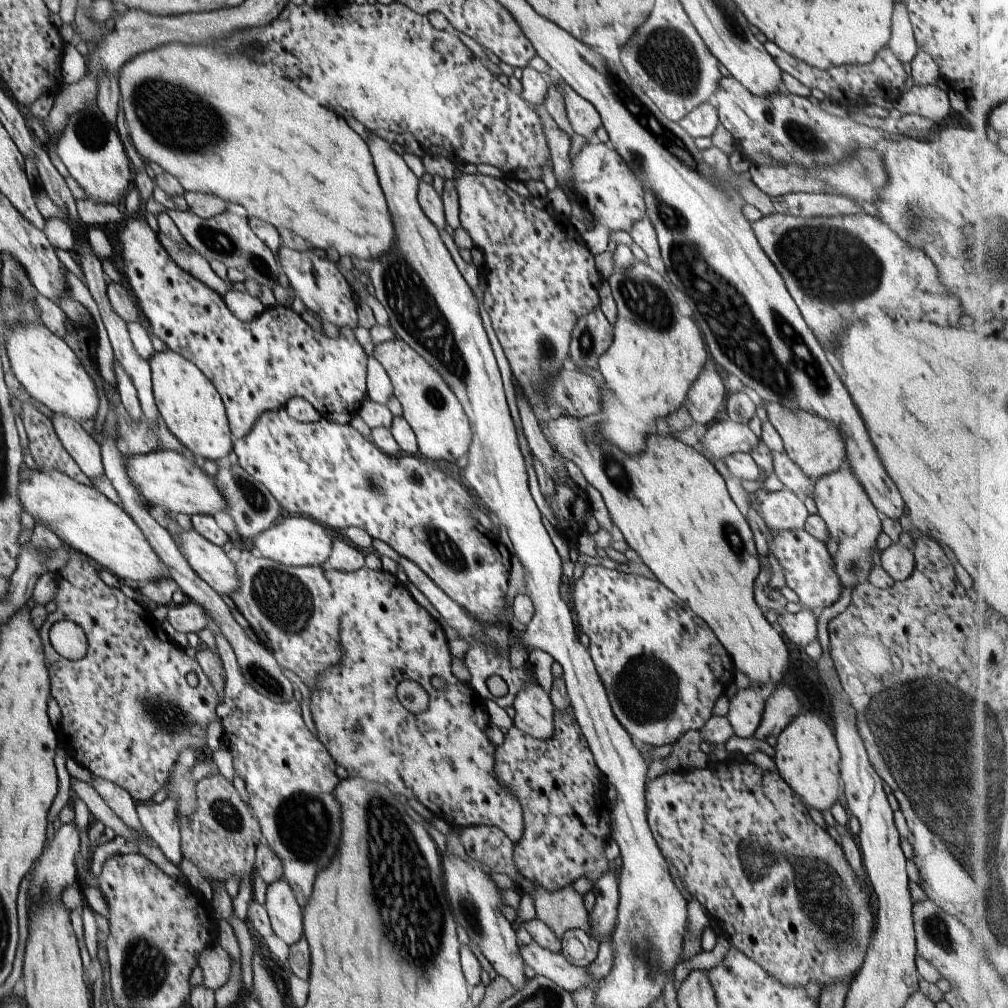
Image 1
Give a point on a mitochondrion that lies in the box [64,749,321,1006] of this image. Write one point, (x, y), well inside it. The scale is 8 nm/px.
(145, 967)

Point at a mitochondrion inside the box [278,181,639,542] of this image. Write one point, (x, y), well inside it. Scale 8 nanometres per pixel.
(416, 312)

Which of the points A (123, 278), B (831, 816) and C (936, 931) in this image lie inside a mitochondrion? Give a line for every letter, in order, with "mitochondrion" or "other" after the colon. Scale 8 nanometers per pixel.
A: other
B: other
C: mitochondrion

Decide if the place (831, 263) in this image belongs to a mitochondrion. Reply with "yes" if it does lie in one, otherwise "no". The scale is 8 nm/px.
yes

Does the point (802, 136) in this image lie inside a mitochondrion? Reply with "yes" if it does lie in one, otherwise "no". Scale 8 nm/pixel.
yes

